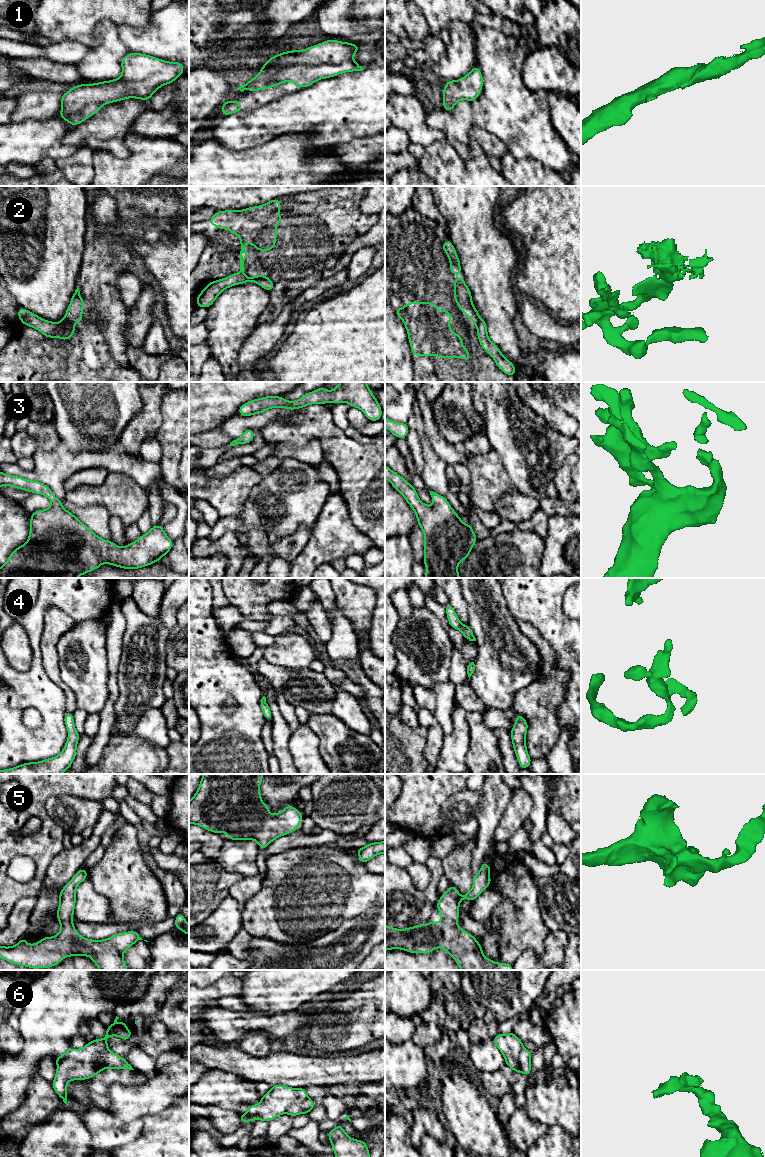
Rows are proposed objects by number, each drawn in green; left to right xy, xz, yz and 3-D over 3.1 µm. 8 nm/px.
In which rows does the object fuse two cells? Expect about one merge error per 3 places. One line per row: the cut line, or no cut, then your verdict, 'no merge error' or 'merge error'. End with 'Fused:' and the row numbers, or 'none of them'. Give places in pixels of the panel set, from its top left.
1: no cut; no merge error
2: cut in xz along (251, 278), (267, 279); merge error
3: no cut; no merge error
4: no cut; no merge error
5: no cut; no merge error
6: cut in xy along (109, 1051), (99, 1054), (95, 1058), (98, 1071); merge error
Fused: 2, 6

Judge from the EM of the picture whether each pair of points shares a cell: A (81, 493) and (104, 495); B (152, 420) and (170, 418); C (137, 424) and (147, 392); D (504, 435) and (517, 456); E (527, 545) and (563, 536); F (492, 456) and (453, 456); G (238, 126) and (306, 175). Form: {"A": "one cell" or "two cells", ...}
{"A": "one cell", "B": "two cells", "C": "one cell", "D": "one cell", "E": "two cells", "F": "two cells", "G": "two cells"}

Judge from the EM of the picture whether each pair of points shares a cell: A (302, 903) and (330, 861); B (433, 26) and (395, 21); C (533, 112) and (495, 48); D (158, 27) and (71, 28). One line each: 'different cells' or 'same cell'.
A: same cell
B: different cells
C: same cell
D: different cells

